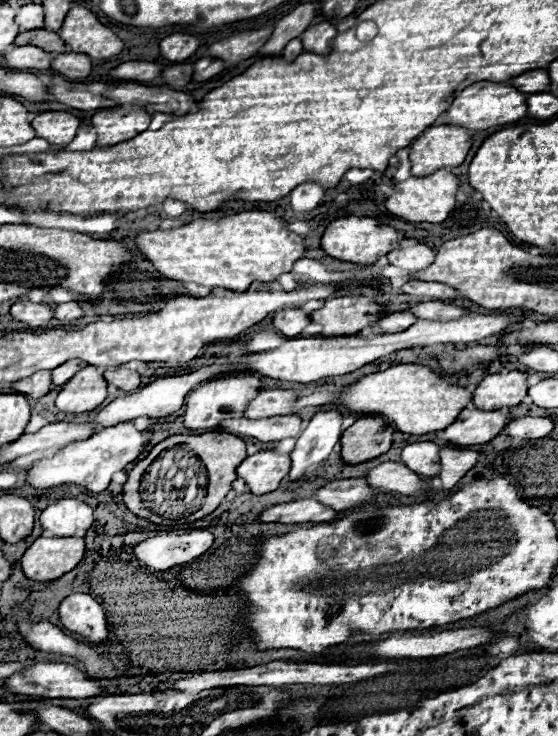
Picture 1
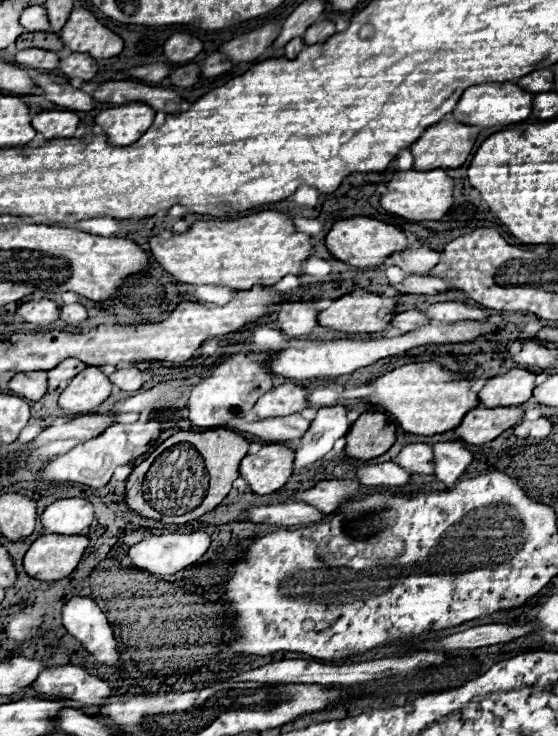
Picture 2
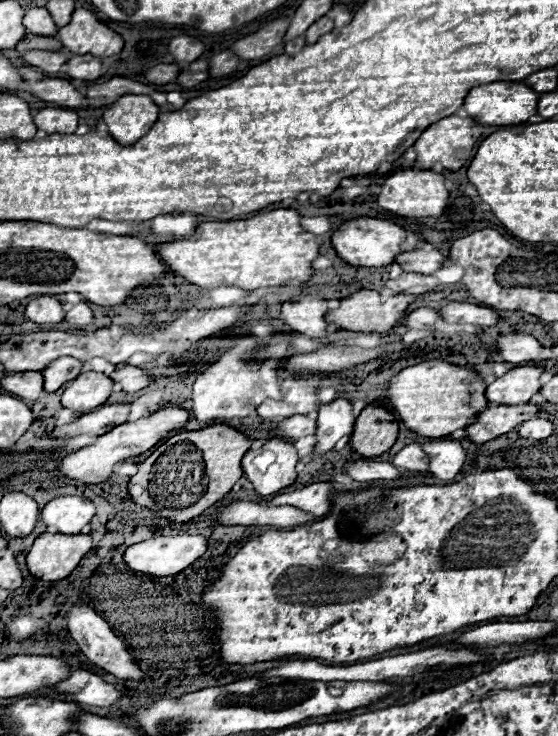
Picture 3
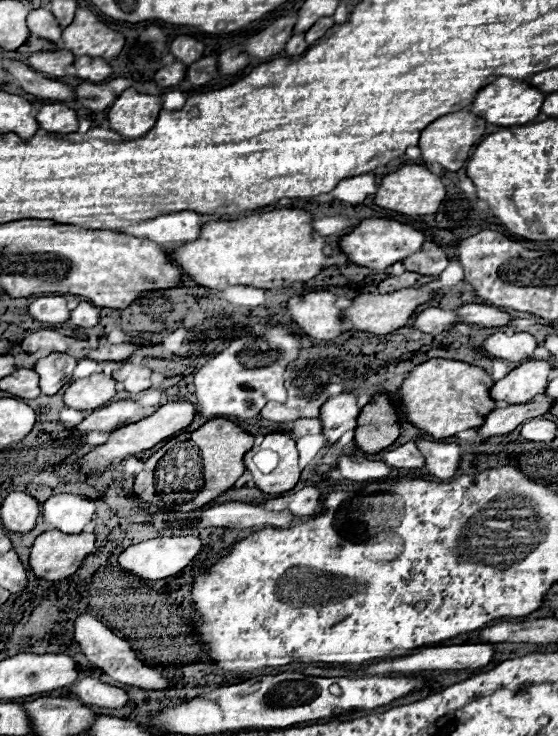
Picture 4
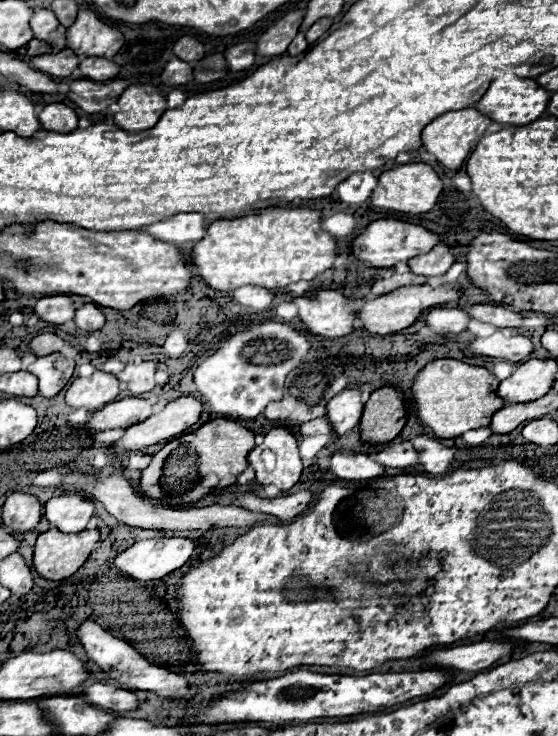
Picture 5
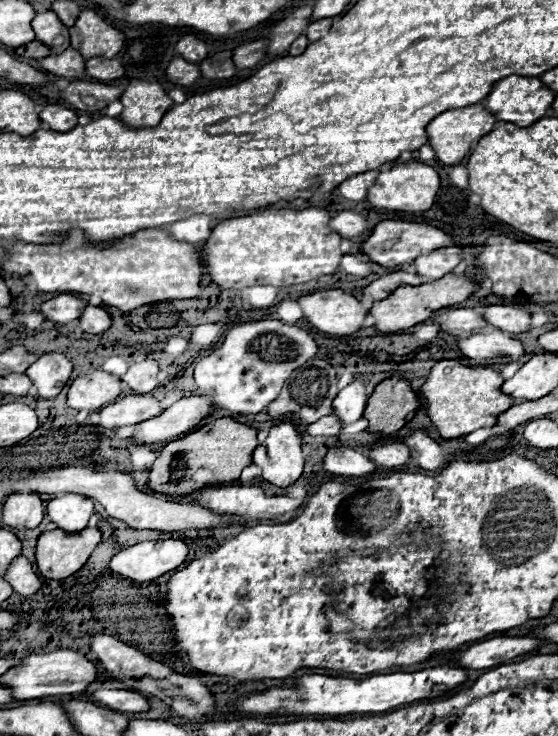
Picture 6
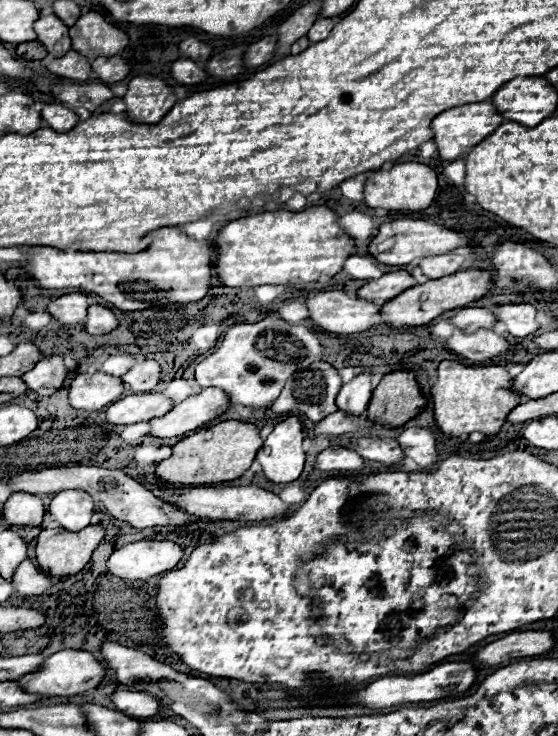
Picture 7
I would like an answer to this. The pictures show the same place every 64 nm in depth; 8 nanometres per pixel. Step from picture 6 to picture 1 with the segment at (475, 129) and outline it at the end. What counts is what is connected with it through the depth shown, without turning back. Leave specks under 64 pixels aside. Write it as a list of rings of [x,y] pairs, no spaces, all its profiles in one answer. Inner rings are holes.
[[[434,126],[418,136],[410,146],[410,174],[430,176],[434,170],[458,166],[472,146],[472,130],[460,126]]]

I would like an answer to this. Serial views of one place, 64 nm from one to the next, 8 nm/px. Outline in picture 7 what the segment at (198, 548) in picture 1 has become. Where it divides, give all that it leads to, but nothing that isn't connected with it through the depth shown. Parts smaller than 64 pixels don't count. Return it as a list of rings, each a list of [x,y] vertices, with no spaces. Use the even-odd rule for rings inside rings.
[[[140,540],[112,552],[108,570],[124,580],[148,580],[172,570],[184,556],[184,550],[170,540]]]

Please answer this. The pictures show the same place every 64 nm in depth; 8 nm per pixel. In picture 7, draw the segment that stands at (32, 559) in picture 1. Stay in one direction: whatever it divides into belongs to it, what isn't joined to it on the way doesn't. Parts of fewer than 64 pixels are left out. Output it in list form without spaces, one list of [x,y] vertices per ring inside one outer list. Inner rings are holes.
[[[100,524],[86,526],[80,532],[68,532],[64,528],[42,530],[36,544],[36,560],[48,576],[70,576],[80,572],[88,562],[96,546],[104,540],[104,528]]]

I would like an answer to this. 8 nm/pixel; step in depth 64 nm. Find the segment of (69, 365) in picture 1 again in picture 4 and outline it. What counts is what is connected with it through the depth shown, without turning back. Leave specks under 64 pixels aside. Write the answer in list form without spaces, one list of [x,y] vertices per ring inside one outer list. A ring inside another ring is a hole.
[[[50,354],[48,358],[42,358],[40,362],[36,362],[34,370],[40,374],[42,394],[52,396],[66,382],[70,382],[76,364],[78,364],[78,360],[68,356],[68,354]]]

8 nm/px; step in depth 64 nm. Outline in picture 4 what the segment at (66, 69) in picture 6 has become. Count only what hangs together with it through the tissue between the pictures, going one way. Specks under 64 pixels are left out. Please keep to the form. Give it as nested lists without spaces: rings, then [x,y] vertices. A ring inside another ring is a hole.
[[[56,50],[56,52],[34,52],[28,56],[28,64],[44,74],[52,76],[64,76],[66,66],[74,62],[74,54],[68,50]]]

